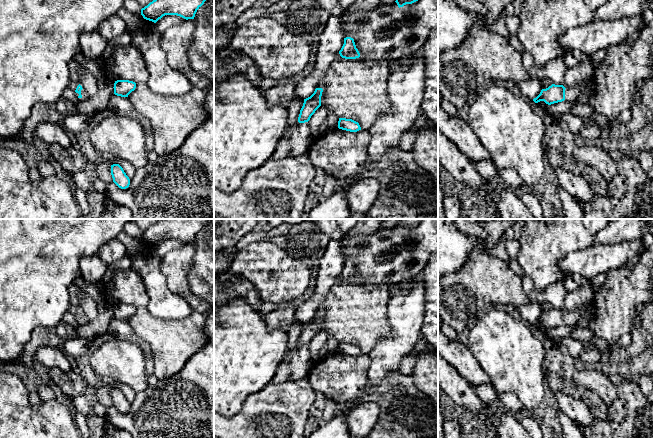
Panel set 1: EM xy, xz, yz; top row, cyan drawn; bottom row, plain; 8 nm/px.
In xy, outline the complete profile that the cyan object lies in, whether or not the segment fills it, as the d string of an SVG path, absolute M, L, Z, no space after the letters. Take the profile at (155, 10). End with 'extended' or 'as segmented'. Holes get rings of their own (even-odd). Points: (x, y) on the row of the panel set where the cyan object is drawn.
M153 0L141 9L144 19L156 23L165 15L177 15L186 20L194 19L197 10L206 0Z; as segmented

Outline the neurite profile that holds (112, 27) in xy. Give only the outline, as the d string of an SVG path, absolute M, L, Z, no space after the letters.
M117 14L99 24L97 31L107 40L115 39L127 30L126 23Z

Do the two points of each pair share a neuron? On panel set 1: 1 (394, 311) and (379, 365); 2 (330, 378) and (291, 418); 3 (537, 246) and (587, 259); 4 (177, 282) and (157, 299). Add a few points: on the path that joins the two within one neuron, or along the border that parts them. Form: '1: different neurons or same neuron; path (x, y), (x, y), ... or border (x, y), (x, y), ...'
1: same neuron; path (400, 324), (400, 341), (389, 352)
2: different neurons; border (307, 376), (310, 385), (315, 391)
3: different neurons; border (590, 246), (571, 251), (559, 261), (562, 277)
4: different neurons; border (160, 267), (167, 286), (188, 303)

